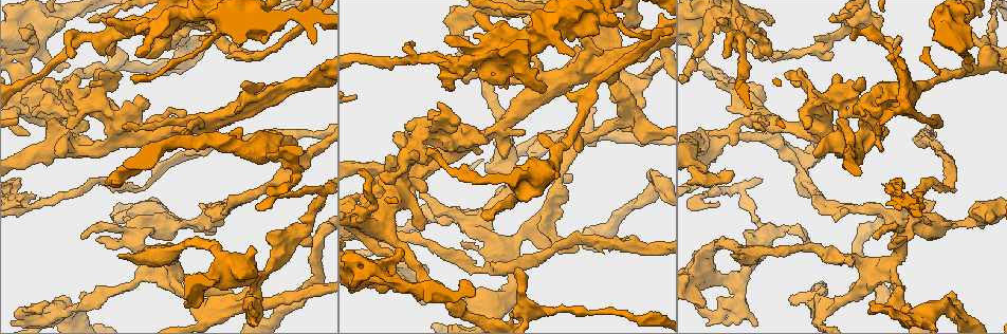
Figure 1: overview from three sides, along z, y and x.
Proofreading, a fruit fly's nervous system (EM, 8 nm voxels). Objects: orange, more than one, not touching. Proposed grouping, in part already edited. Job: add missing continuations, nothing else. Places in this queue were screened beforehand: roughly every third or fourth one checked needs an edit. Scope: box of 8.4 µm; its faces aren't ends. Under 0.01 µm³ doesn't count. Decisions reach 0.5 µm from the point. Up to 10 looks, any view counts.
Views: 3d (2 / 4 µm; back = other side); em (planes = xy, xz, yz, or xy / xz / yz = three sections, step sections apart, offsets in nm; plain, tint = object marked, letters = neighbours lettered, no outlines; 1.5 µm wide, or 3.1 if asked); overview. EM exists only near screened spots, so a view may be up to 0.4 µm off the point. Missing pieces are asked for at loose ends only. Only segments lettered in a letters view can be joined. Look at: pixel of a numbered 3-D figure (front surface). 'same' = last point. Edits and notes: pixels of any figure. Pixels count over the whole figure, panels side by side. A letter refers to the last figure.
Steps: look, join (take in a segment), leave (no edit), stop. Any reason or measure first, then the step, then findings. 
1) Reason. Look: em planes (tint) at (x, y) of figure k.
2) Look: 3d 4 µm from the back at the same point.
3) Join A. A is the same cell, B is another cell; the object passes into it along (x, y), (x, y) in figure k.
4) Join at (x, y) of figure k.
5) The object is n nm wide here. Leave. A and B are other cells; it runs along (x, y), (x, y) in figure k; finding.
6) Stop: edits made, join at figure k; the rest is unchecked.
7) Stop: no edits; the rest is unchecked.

An open end. Look: em yz step 8 (tint) at (309, 244) of figure 1.

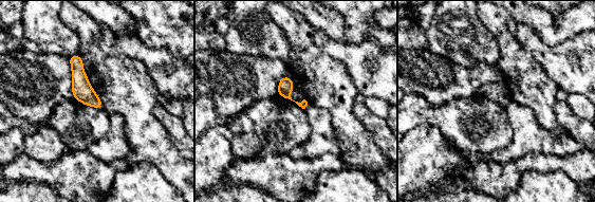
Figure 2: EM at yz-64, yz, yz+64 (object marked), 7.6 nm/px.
Another direction. Look: em planes (letters) at the same point.

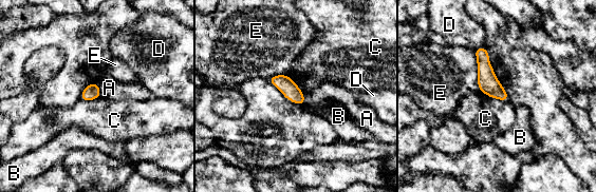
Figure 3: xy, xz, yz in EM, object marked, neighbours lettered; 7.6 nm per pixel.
Leave. A, B, C, D and E are other cells; a border runs along (479, 90), (491, 97), (507, 101) in figure 3; none of them fits.

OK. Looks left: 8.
Branch stops here. Look: em xy step 8 (plain) at (927, 201) of figure 1.

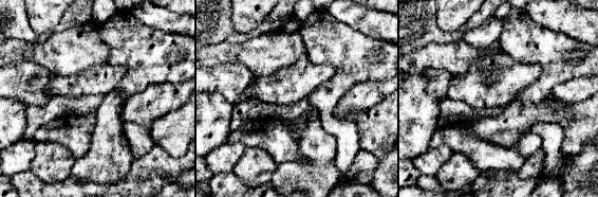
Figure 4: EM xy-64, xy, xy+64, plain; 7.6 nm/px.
What lies round it. Look: em xy step 8 (letters) at the same point.

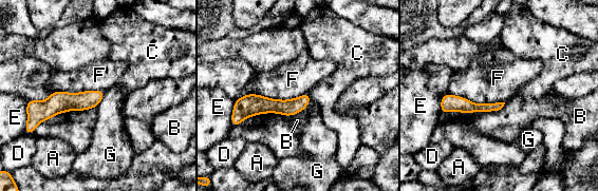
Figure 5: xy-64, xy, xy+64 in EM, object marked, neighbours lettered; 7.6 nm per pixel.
The longest contact is with B, 500 nm. Leave. A, B, C, D, E, F and G are other cells; none of them fits.

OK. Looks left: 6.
Stops while still wide. Look: 3d 4 µm at (971, 213) of figure 1.

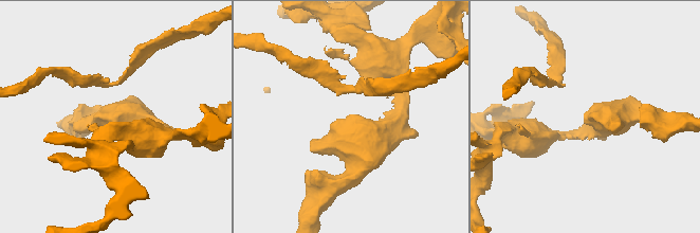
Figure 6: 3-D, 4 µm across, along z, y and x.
Look: em planes (letters) at (590, 120) of figure 6.

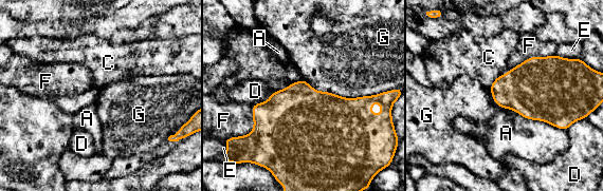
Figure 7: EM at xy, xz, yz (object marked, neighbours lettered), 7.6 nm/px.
Leave. A, C, D, E, F and G are other cells; no lettered segment goes on from it.

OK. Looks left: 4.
Branch stops here. Look: 3d 4 µm at (17, 183) of figure 1.

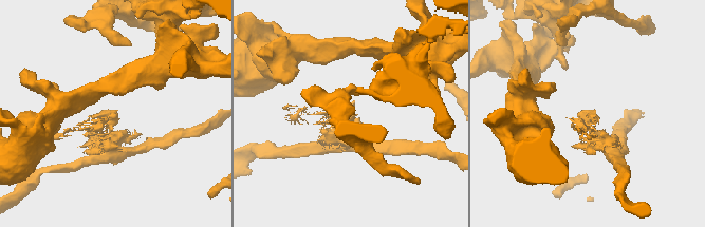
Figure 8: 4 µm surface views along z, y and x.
Look: em planes (letters) at (117, 115) of figure 8.

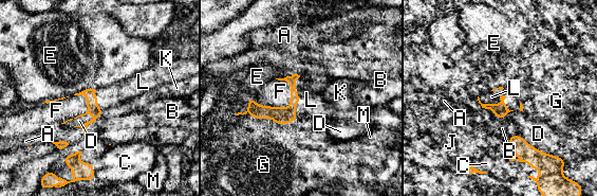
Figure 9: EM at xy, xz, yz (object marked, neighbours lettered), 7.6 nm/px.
The longest contact is with G, 400 nm. Leave. A, B, C, D, E, F, G, J, K, L and M are other cells; none of them fits.

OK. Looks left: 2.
Stop: no edits; the rest is unchecked.

